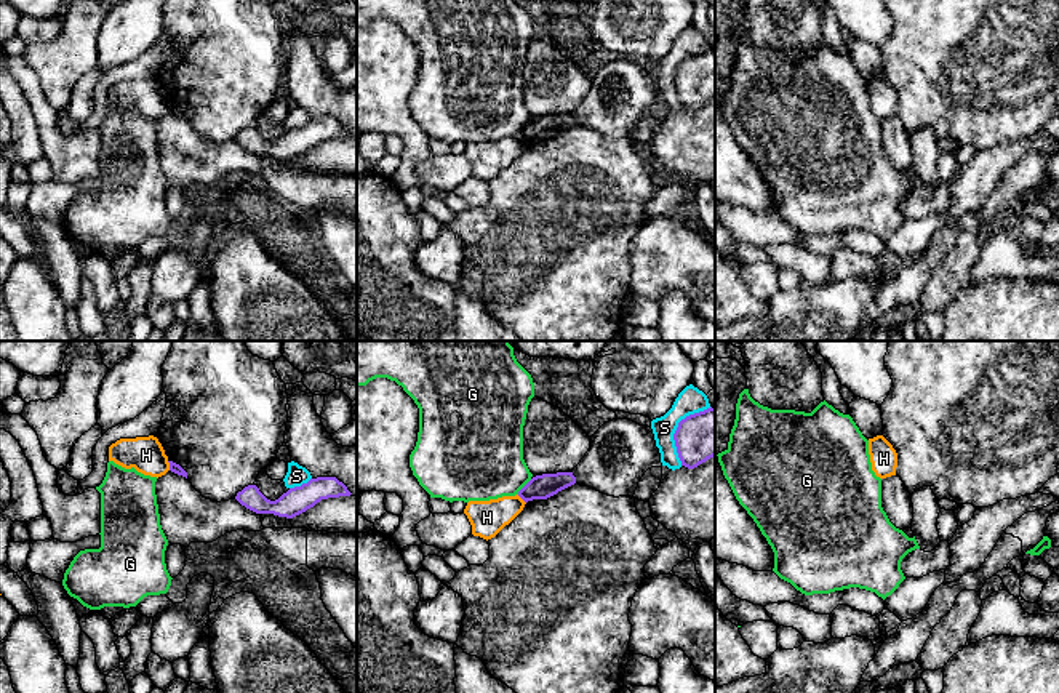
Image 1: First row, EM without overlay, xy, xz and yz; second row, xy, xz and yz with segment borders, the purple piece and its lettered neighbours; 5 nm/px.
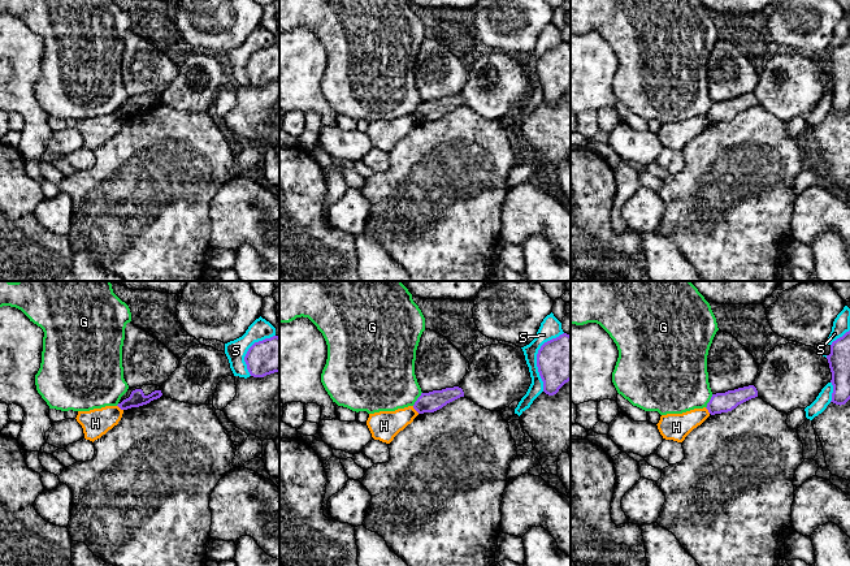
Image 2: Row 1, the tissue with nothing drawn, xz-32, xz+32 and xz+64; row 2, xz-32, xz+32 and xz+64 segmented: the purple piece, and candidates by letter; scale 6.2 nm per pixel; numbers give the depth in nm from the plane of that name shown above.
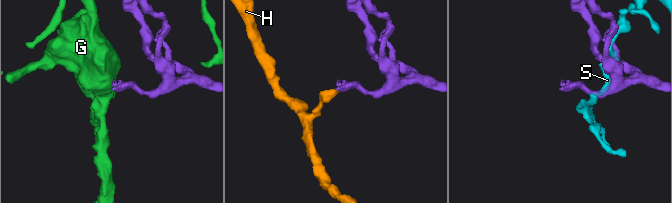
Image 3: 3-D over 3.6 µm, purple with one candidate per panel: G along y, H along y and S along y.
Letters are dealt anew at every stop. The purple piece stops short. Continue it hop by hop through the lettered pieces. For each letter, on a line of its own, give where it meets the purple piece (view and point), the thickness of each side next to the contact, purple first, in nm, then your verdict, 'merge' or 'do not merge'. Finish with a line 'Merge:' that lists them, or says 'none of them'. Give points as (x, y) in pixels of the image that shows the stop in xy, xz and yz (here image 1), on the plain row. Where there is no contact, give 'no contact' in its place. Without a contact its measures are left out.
G: meets purple in xz at (523, 128); 130 nm thick on the purple side, 400 nm on the other; do not merge
H: meets purple in xy at (170, 108); 50 nm thick on the purple side, 180 nm on the other; do not merge
S: meets purple in xz at (677, 69); 240 nm thick on the purple side, 140 nm on the other; do not merge
Merge: none of them

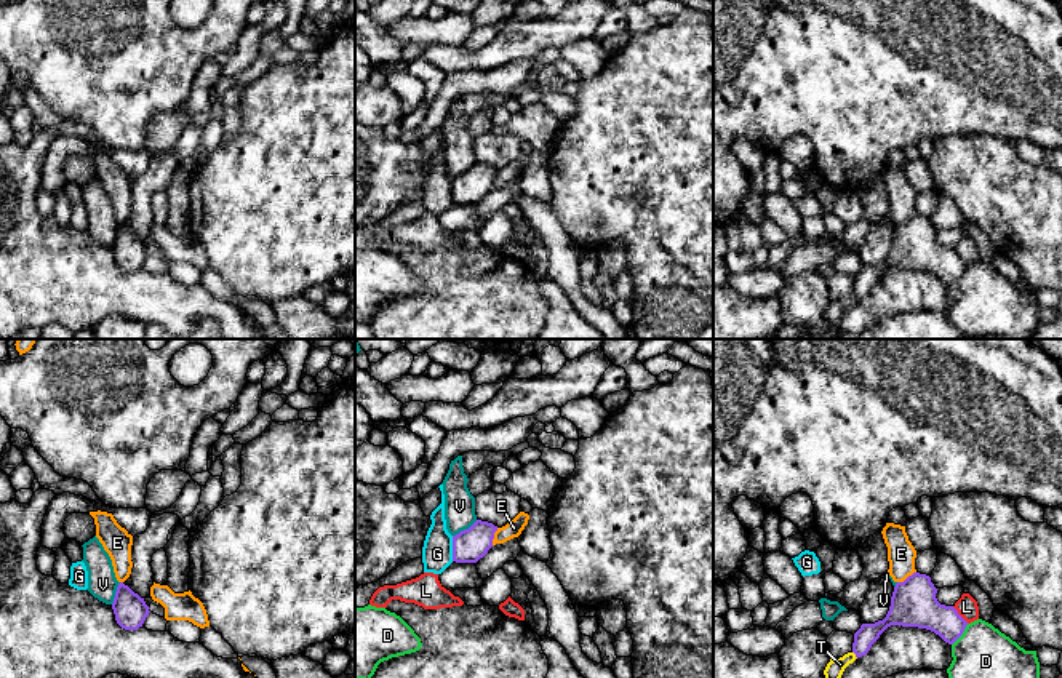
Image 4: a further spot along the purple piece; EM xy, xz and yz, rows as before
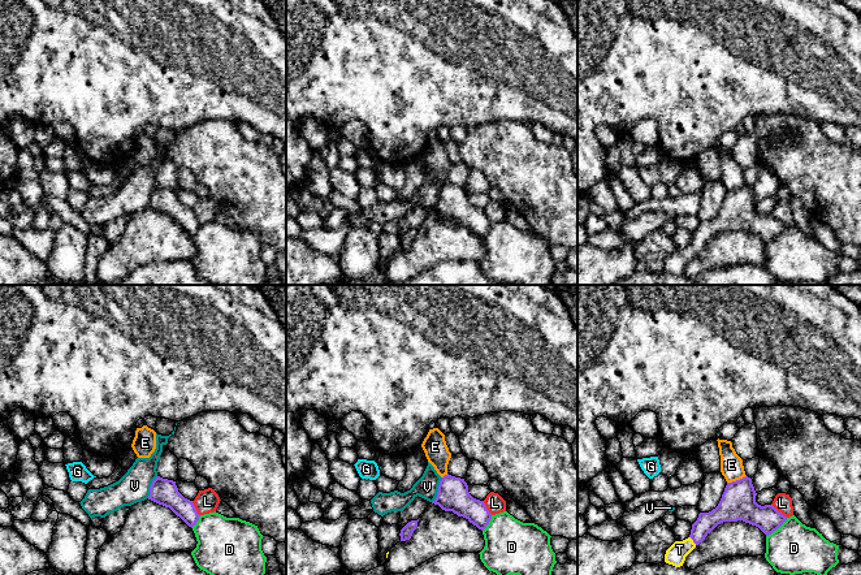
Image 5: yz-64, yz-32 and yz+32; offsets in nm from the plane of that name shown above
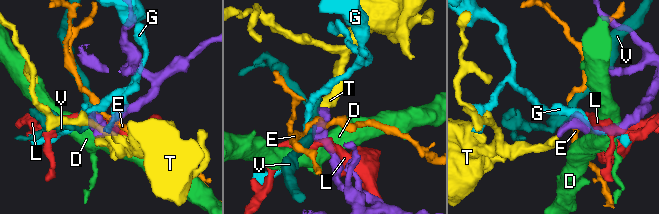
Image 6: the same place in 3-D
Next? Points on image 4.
D: meets purple in yz at (962, 275); 190 nm thick on the purple side, 320 nm on the other; do not merge
E: meets purple in yz at (907, 219); 240 nm thick on the purple side, 140 nm on the other; do not merge
G: meets purple in xz at (453, 191); 170 nm thick on the purple side, 160 nm on the other; do not merge
L: meets purple in yz at (958, 256); 240 nm thick on the purple side, 110 nm on the other; do not merge
T: meets purple in yz at (854, 295); 100 nm thick on the purple side, 90 nm on the other; merge
V: meets purple in xz at (464, 171); 170 nm thick on the purple side, 160 nm on the other; do not merge
Merge: T

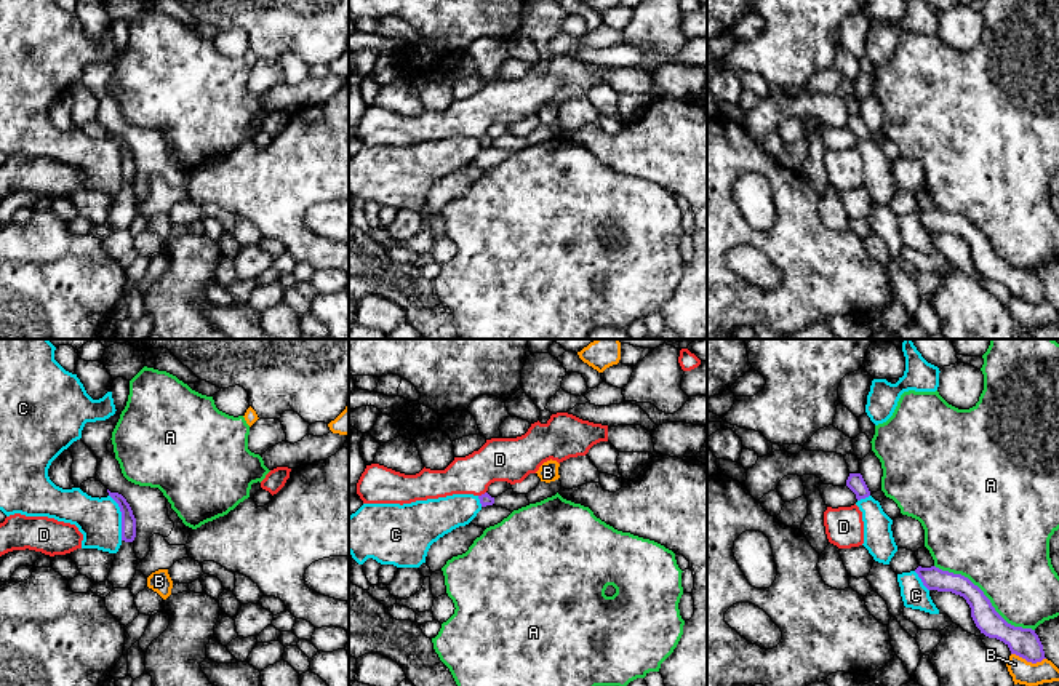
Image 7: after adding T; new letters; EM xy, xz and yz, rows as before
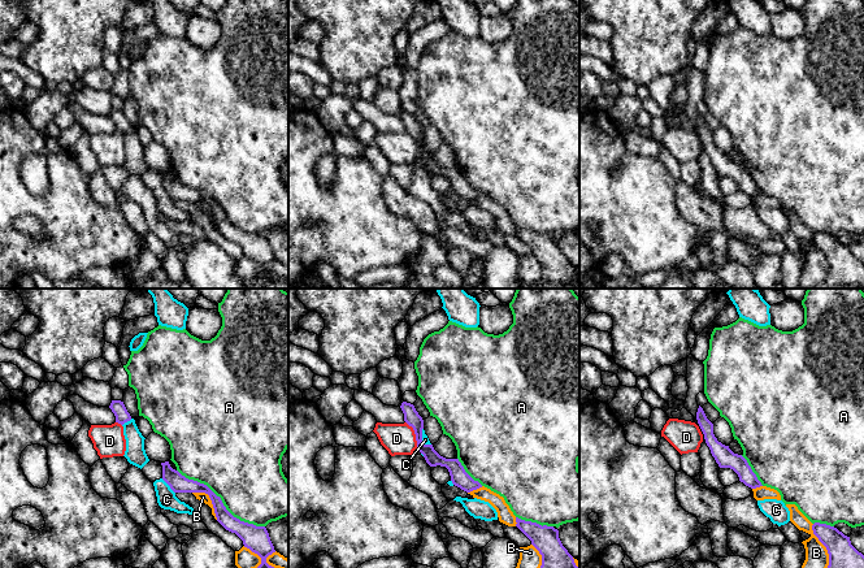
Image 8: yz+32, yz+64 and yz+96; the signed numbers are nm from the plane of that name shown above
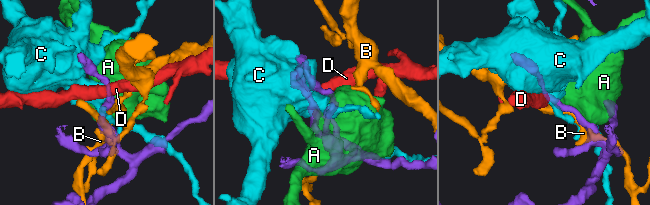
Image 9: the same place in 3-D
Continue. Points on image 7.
A: meets purple in yz at (986, 239); 120 nm thick on the purple side, 440 nm on the other; do not merge
B: meets purple in yz at (1029, 303); 140 nm thick on the purple side, 120 nm on the other; do not merge
C: meets purple in xy at (122, 159); 80 nm thick on the purple side, 220 nm on the other; do not merge
D: meets purple in xz at (482, 136); 60 nm thick on the purple side, 220 nm on the other; do not merge
Merge: none of them

